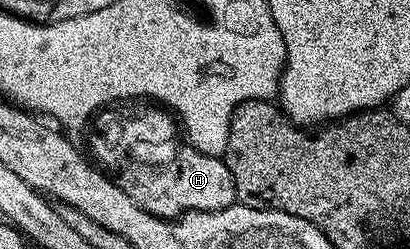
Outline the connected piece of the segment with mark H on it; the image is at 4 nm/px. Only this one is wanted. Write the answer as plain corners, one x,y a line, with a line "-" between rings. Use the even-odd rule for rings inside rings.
185,149
178,153
159,170
151,170
149,167
132,167
132,170
124,172
114,181
123,189
126,197
130,197
134,205
138,205
138,209
146,209
146,213
157,215
160,219
179,219
188,211
221,211
237,202
234,177
230,177
230,169
224,164
223,158
207,155
195,149

